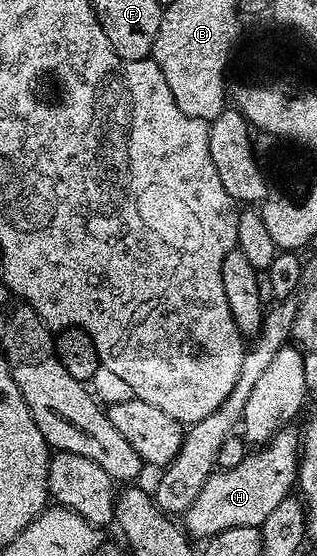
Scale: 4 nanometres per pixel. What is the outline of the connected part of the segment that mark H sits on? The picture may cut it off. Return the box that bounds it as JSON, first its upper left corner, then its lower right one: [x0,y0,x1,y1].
[184,427,300,539]

